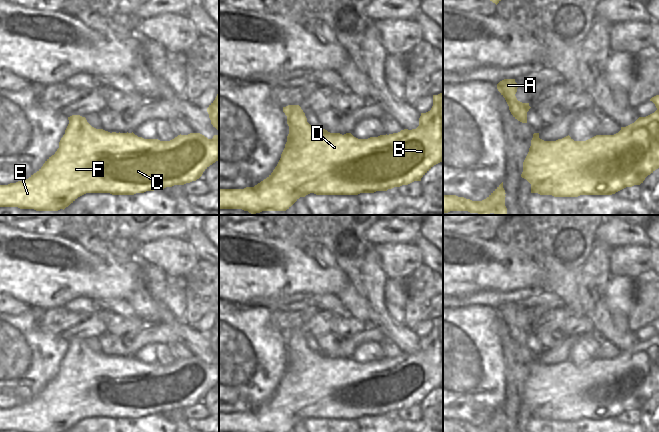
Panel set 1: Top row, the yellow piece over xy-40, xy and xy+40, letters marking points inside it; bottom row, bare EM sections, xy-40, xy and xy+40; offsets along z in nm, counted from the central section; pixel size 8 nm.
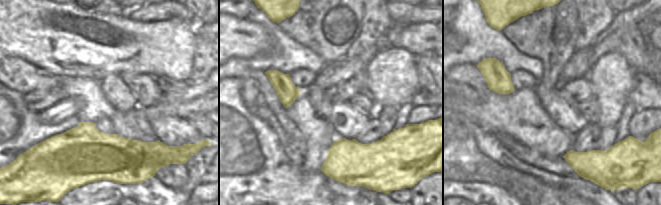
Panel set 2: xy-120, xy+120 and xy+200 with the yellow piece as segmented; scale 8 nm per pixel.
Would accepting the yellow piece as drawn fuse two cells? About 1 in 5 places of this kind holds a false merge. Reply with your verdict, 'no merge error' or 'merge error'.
no merge error

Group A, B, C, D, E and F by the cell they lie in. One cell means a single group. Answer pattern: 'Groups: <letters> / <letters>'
Groups: A B C D E F

